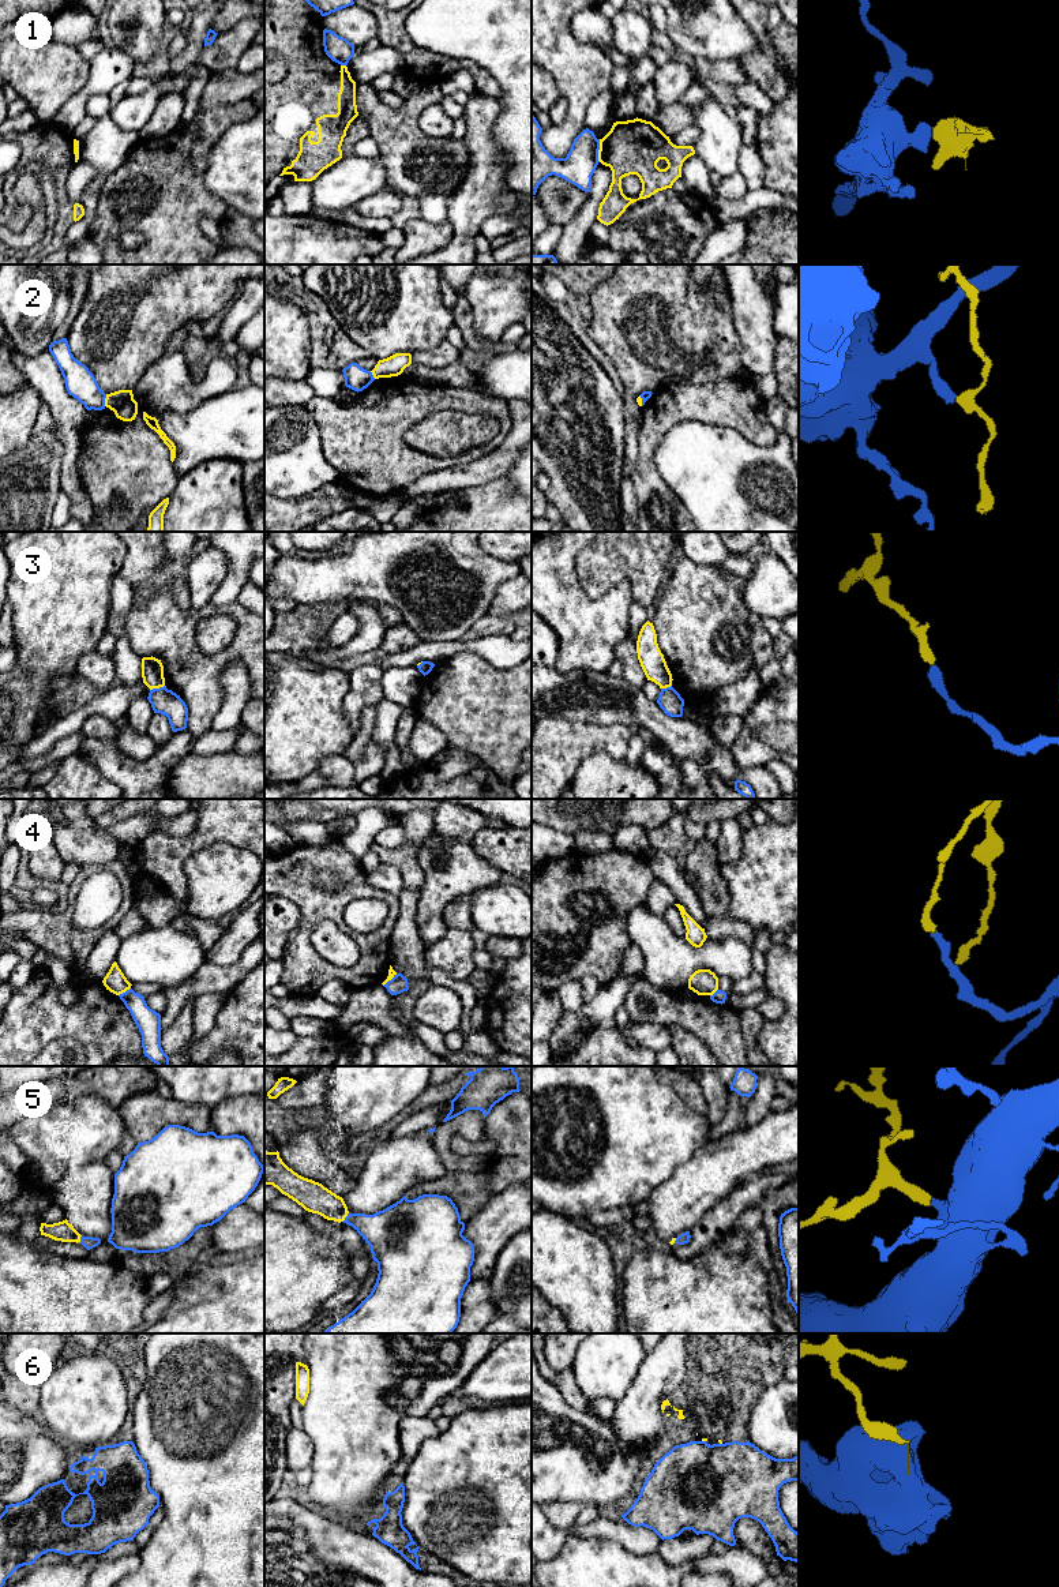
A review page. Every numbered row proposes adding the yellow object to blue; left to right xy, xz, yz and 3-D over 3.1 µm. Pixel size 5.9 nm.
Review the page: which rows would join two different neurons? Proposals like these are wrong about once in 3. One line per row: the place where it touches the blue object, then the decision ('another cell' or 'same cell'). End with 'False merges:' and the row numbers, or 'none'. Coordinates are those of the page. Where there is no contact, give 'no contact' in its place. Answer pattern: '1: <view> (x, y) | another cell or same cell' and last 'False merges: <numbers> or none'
1: yz (599, 149) | another cell
2: xy (104, 400) | another cell
3: xy (157, 689) | another cell
4: xy (126, 991) | another cell
5: xz (346, 1216) | same cell
6: yz (703, 1441) | another cell
False merges: 1, 2, 3, 4, 6

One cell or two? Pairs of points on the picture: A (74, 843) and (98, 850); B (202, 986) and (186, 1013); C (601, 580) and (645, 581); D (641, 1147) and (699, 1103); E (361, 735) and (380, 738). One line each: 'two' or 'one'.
A: one
B: two
C: one
D: two
E: two

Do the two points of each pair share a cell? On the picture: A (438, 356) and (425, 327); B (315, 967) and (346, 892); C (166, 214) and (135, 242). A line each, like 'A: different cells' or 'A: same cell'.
A: different cells
B: same cell
C: different cells

